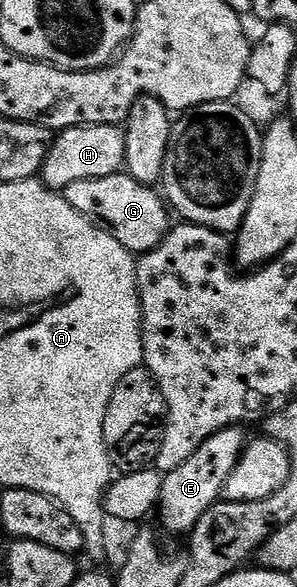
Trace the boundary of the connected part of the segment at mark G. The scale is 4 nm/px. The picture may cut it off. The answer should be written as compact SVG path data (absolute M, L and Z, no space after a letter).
M127 174L107 178L87 178L83 182L71 182L63 190L64 198L79 210L92 224L107 229L115 242L123 242L128 252L140 254L155 250L171 227L170 209L156 187L135 182Z

